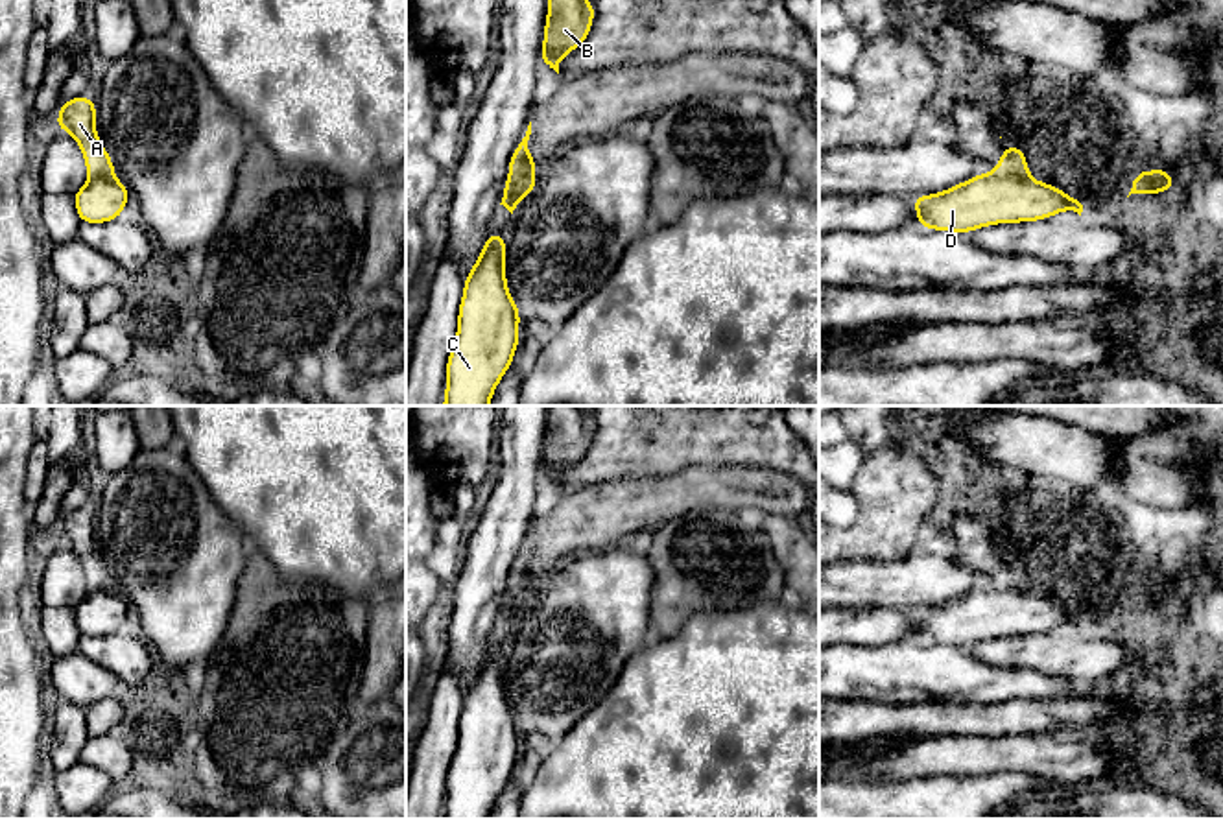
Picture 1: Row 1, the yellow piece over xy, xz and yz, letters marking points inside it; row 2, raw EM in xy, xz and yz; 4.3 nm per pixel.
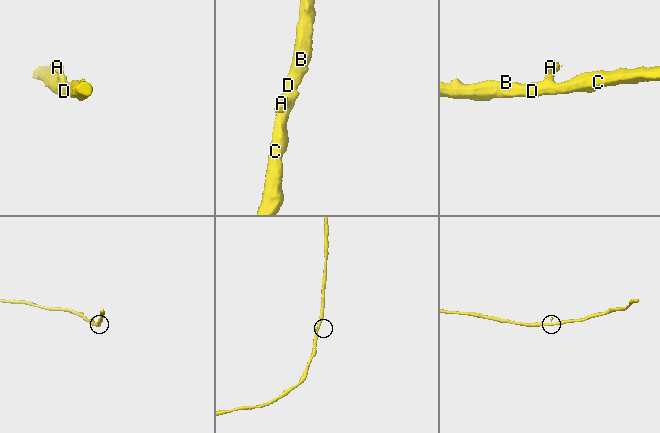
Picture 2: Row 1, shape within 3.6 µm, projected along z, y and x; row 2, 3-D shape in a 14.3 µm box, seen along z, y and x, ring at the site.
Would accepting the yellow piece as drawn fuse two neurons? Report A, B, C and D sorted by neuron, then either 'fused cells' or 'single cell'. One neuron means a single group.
groups A / B C D; fused cells

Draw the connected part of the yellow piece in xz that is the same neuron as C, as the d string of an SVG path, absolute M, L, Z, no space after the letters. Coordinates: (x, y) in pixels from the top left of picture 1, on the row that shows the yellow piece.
M491 231L465 279L443 406L489 406L513 365L520 312L507 290L505 247L507 240Z

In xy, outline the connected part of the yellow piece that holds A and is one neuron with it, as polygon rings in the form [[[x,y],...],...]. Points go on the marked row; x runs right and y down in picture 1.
[[[79,96],[66,100],[55,120],[55,127],[70,133],[79,144],[90,179],[114,175],[114,164],[96,135],[96,101]]]

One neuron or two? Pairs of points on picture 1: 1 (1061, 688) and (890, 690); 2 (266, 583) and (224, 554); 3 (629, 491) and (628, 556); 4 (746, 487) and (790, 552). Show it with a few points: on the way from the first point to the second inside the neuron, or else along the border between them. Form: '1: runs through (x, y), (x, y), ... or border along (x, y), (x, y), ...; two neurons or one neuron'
1: runs through (1019, 685), (932, 685); one neuron
2: border along (249, 548), (233, 611); two neurons
3: border along (639, 541), (622, 541), (600, 550); two neurons
4: border along (751, 517), (788, 515), (797, 519); two neurons

